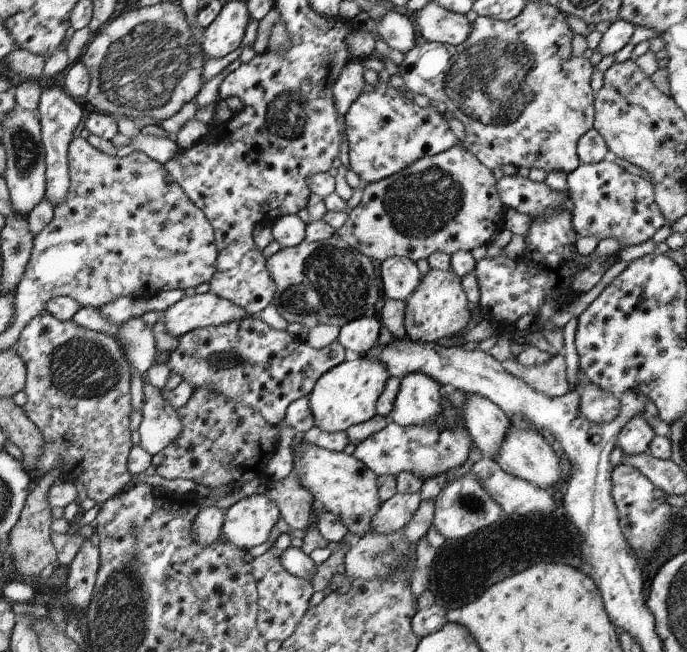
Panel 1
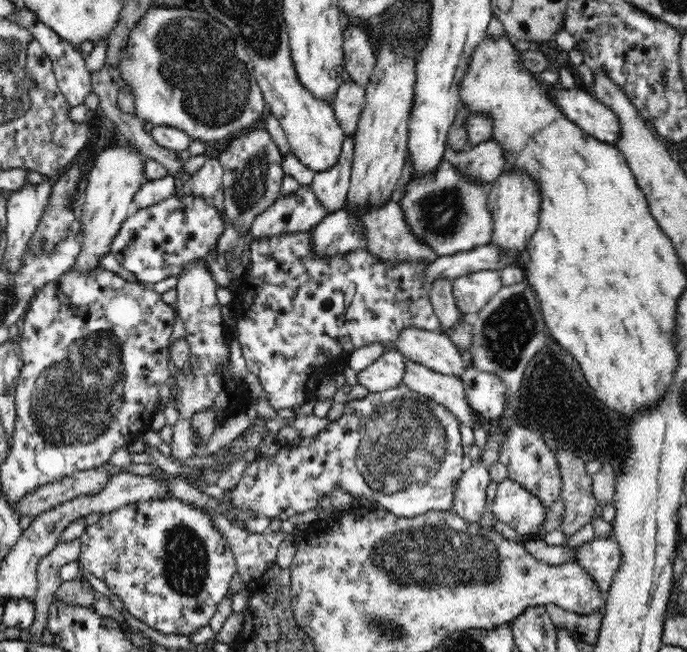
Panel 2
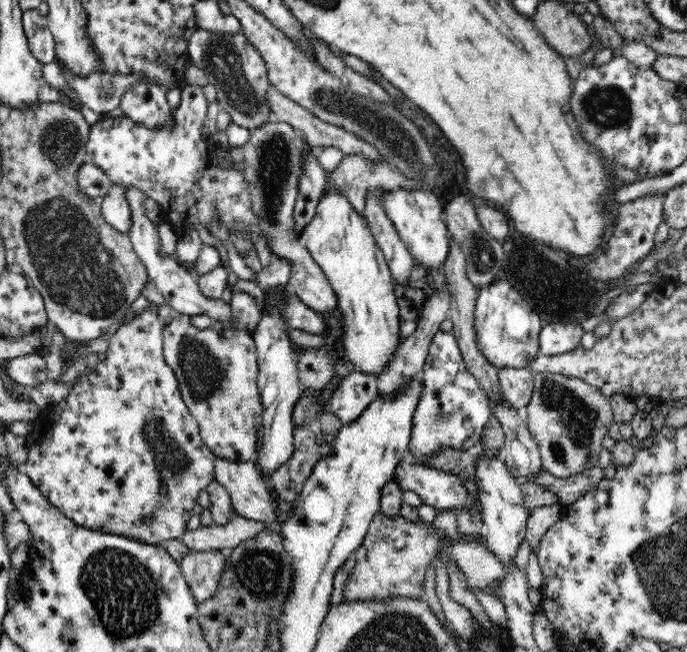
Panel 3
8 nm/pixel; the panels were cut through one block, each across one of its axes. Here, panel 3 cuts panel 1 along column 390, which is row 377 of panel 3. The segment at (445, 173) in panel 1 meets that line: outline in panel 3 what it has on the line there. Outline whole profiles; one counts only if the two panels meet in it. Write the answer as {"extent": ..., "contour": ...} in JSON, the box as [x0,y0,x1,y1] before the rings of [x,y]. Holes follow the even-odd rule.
{"extent":[163,313,263,463],"contour":[[[173,313],[172,320],[163,326],[163,352],[168,367],[176,374],[179,392],[196,420],[204,444],[220,458],[230,462],[255,463],[258,428],[263,426],[262,402],[258,391],[258,356],[253,335],[248,331],[224,326],[221,331],[200,329],[192,325],[192,315]]]}

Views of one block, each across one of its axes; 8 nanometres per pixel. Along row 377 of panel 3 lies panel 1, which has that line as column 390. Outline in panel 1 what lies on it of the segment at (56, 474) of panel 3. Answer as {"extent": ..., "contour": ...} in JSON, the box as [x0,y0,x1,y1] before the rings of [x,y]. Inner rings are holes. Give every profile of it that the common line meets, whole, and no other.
{"extent":[345,84,458,183],"contour":[[[366,84],[360,97],[350,106],[345,115],[345,136],[350,149],[350,170],[353,171],[362,182],[374,183],[398,173],[406,166],[426,156],[435,156],[445,152],[458,144],[456,134],[450,130],[444,116],[440,115],[436,108],[428,106],[420,108],[411,95],[407,92],[399,92],[390,87],[390,84],[378,84],[370,86]]]}

